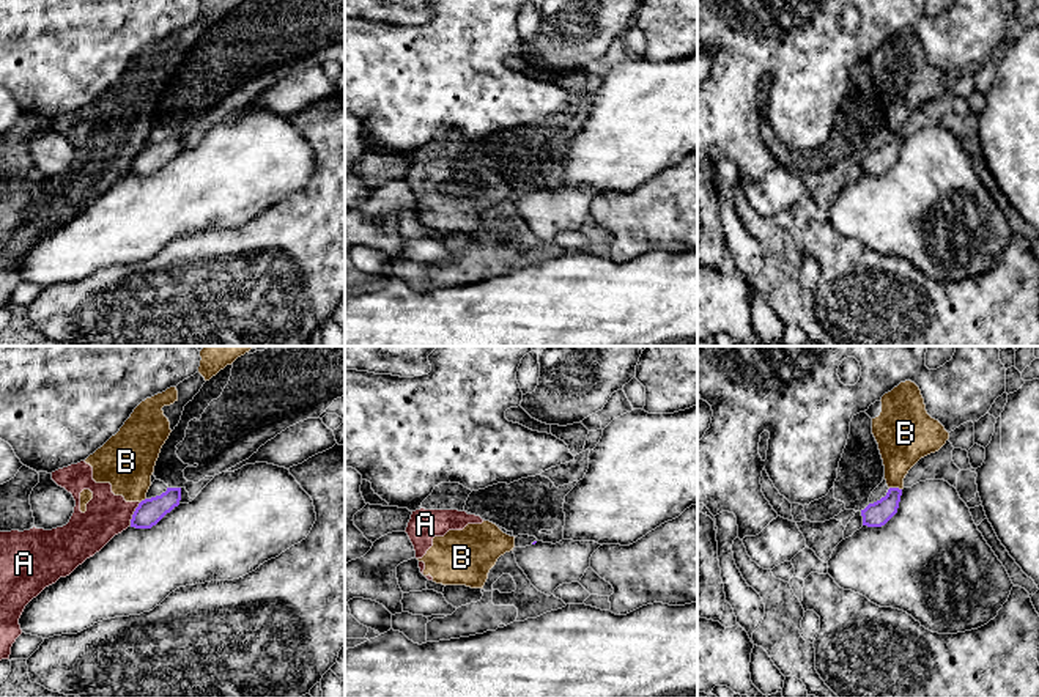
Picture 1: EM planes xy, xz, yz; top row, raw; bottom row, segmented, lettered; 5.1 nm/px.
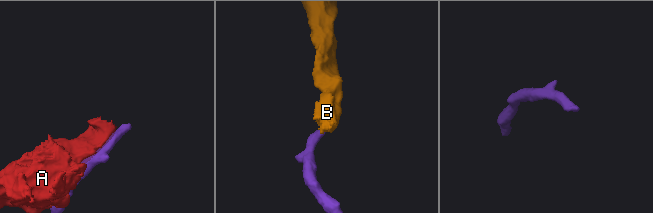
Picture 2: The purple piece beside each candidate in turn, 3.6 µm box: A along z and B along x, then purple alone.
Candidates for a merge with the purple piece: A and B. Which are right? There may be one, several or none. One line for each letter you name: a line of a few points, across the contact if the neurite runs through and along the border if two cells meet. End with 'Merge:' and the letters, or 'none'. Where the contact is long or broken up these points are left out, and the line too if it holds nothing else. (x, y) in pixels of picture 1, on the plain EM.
Merge: none

